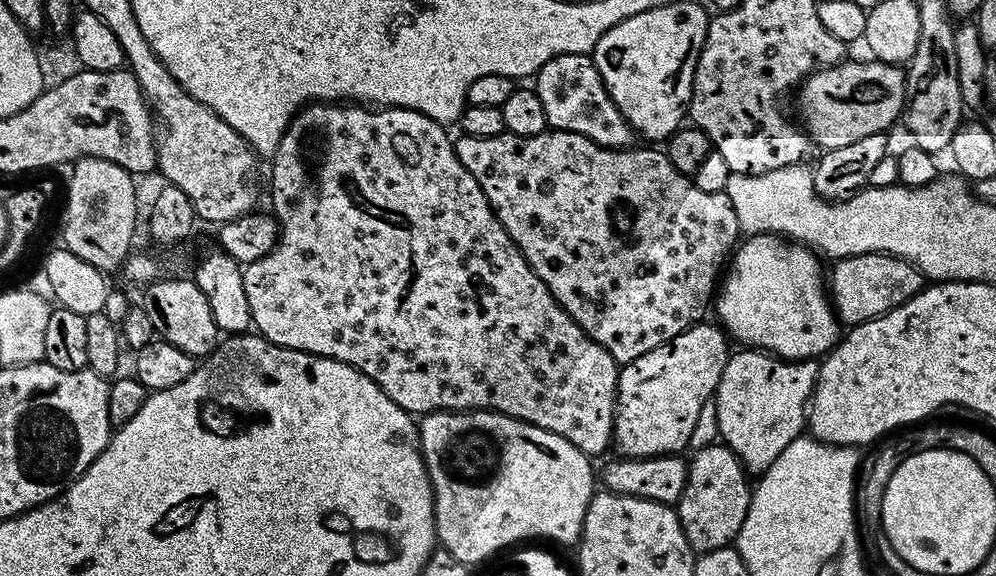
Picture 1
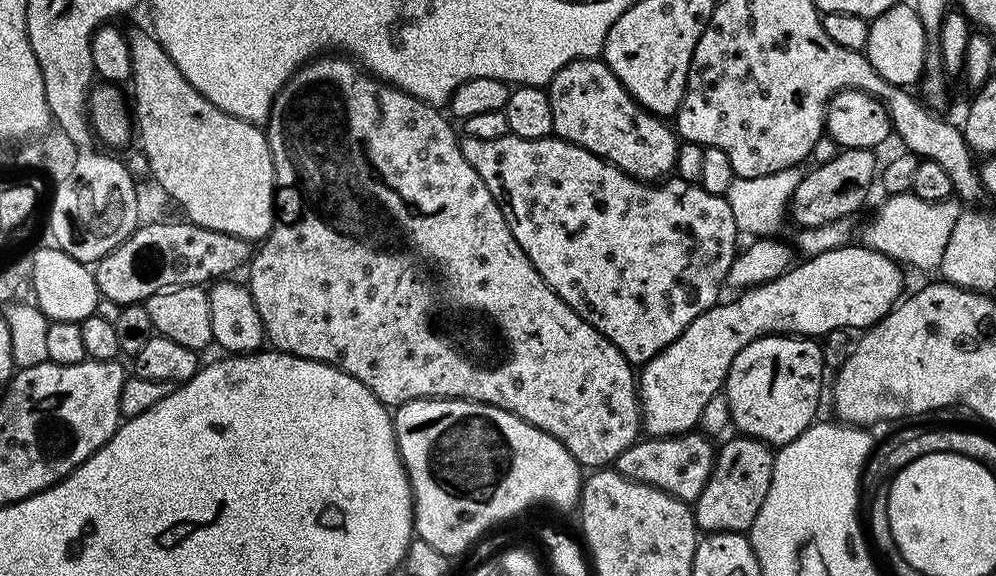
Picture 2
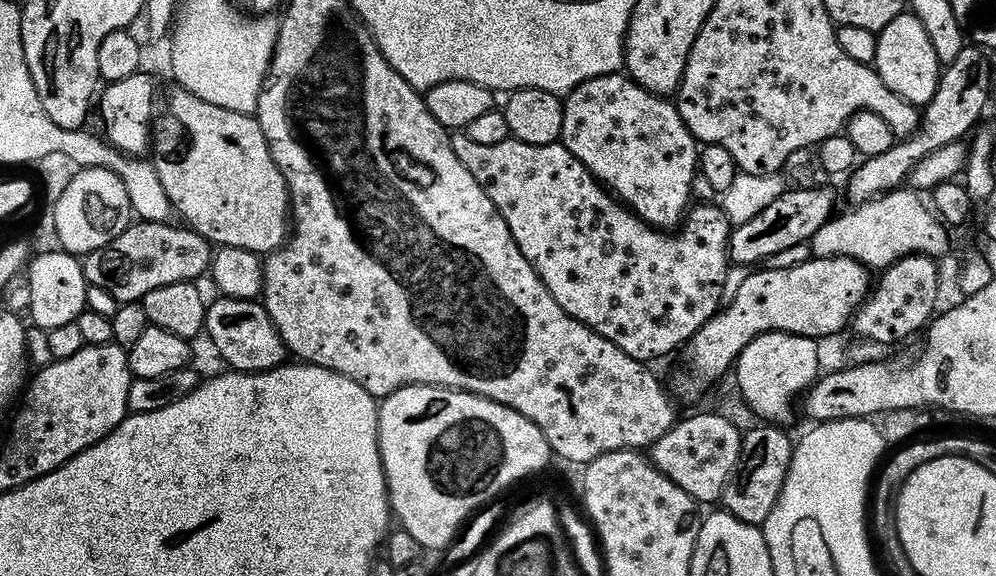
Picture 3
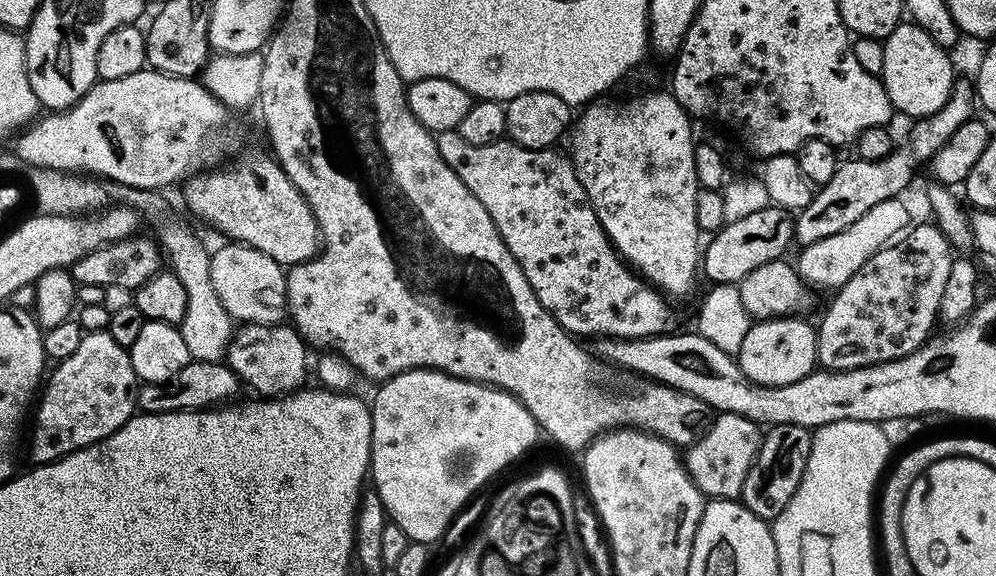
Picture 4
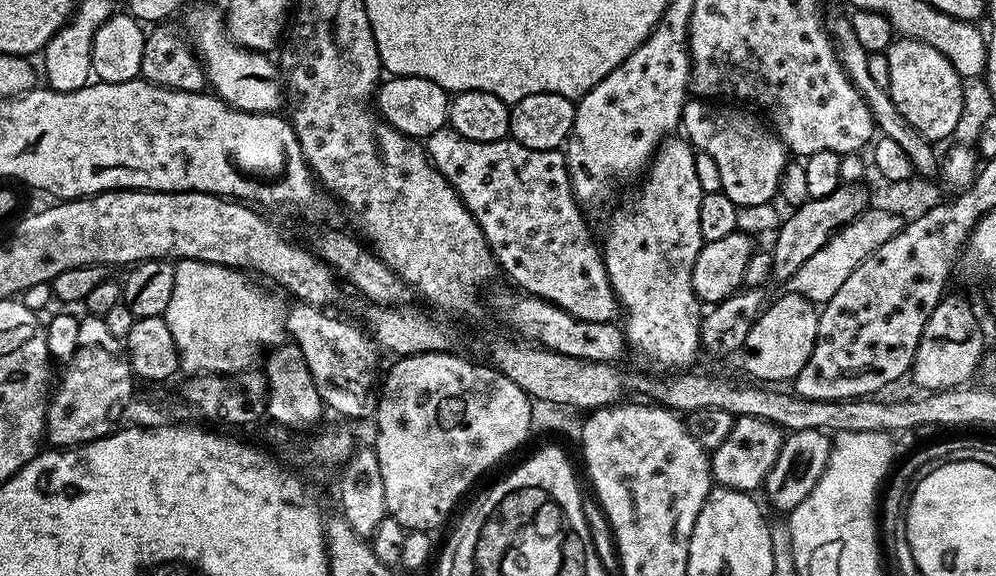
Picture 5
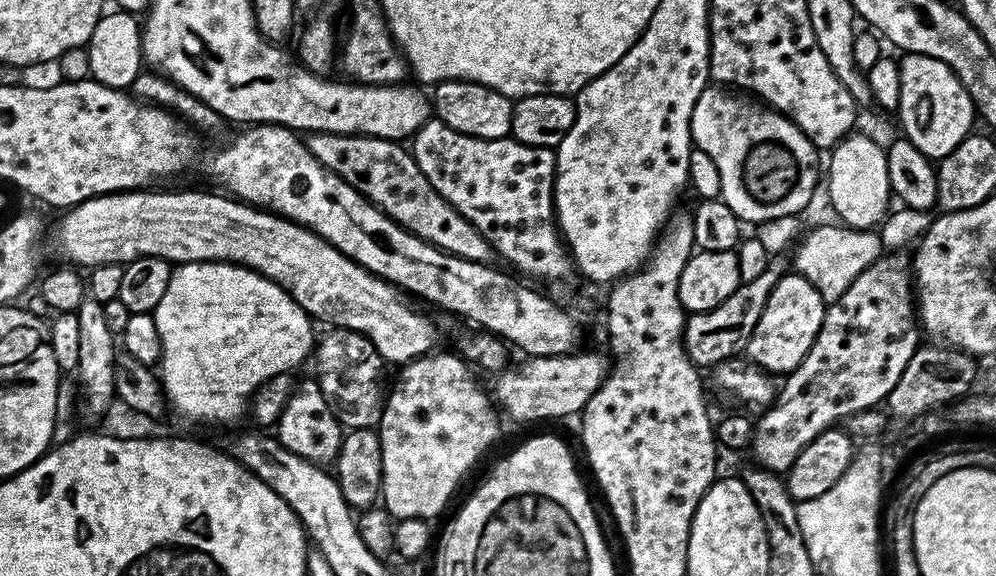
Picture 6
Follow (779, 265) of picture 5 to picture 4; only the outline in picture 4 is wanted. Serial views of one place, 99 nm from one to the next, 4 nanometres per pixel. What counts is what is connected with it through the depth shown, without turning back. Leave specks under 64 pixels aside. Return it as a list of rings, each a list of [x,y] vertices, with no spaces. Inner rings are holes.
[[[957,79],[952,86],[952,96],[938,110],[930,116],[915,121],[912,133],[904,145],[893,147],[892,152],[881,160],[844,160],[836,168],[832,178],[825,184],[819,185],[818,191],[813,195],[812,201],[799,210],[795,217],[796,230],[794,240],[797,245],[813,244],[818,238],[830,238],[830,234],[838,234],[838,230],[846,230],[853,222],[858,222],[866,210],[878,206],[878,202],[895,200],[903,193],[912,180],[918,176],[916,167],[919,164],[927,165],[960,126],[973,119],[972,104],[974,108],[974,88],[971,83]]]

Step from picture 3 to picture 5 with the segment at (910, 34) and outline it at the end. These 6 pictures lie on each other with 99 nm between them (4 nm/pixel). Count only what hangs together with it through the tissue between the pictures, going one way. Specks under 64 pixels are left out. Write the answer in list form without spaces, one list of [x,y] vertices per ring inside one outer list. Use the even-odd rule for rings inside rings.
[[[893,39],[888,47],[890,82],[887,89],[894,106],[927,140],[944,140],[960,124],[964,116],[964,88],[961,76],[950,62],[934,46],[926,46],[921,40]]]

